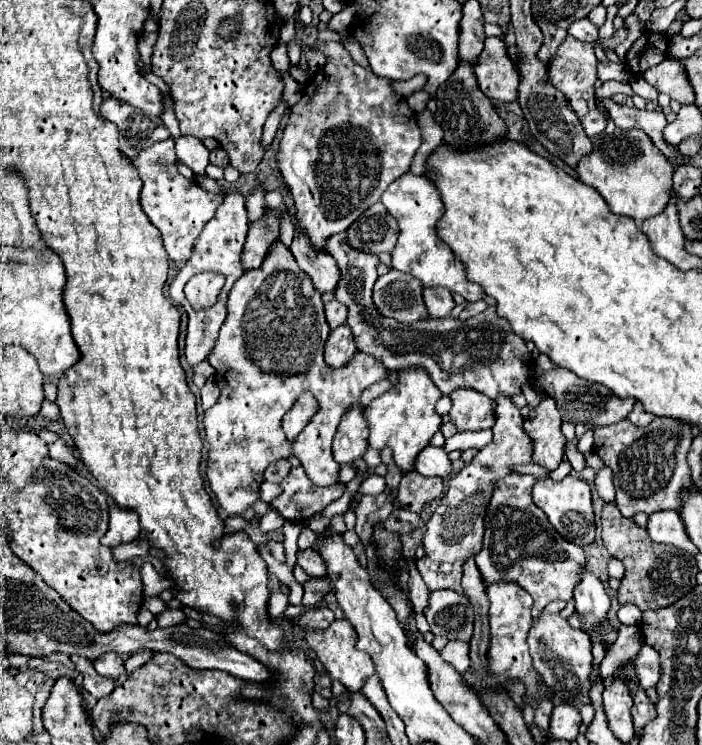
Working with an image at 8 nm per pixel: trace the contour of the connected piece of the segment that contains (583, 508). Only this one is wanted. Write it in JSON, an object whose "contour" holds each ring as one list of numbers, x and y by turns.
{"contour":[[569,474,561,482,539,480,533,488,533,502,547,514,553,528,565,540,571,540,577,546,587,546,595,540,595,518,593,518,593,506,591,506,591,488,579,476]]}

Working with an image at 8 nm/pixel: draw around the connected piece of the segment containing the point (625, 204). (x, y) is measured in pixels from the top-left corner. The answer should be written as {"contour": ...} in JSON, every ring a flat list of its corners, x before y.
{"contour":[[615,128,613,134,603,134,597,136,593,140,593,152,583,156,577,166,575,166,577,178,585,184,591,184,607,202,609,210,613,214,623,214,633,218,635,222,643,222,647,216,653,216,657,212,661,212,665,208,665,204,671,200,669,190,671,190,671,176,673,176,673,168,667,162,667,158,653,146,651,138,645,132,639,130,629,130,629,132,621,132,621,128]]}

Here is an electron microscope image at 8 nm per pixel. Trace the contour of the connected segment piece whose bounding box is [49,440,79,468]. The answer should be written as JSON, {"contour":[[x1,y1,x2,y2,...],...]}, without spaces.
{"contour":[[57,440,55,444,49,444,49,454,51,454,51,458,55,458,55,460,59,460,59,462,65,462,65,464,69,464,71,468,77,468,77,456,75,456,75,452,63,442,63,440]]}

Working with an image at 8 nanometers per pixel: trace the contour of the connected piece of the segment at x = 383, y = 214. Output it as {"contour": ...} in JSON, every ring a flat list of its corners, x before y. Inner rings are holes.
{"contour":[[377,202,367,208,347,230,349,244,363,252,381,254,395,248,399,228,397,220,387,212,387,208]]}

